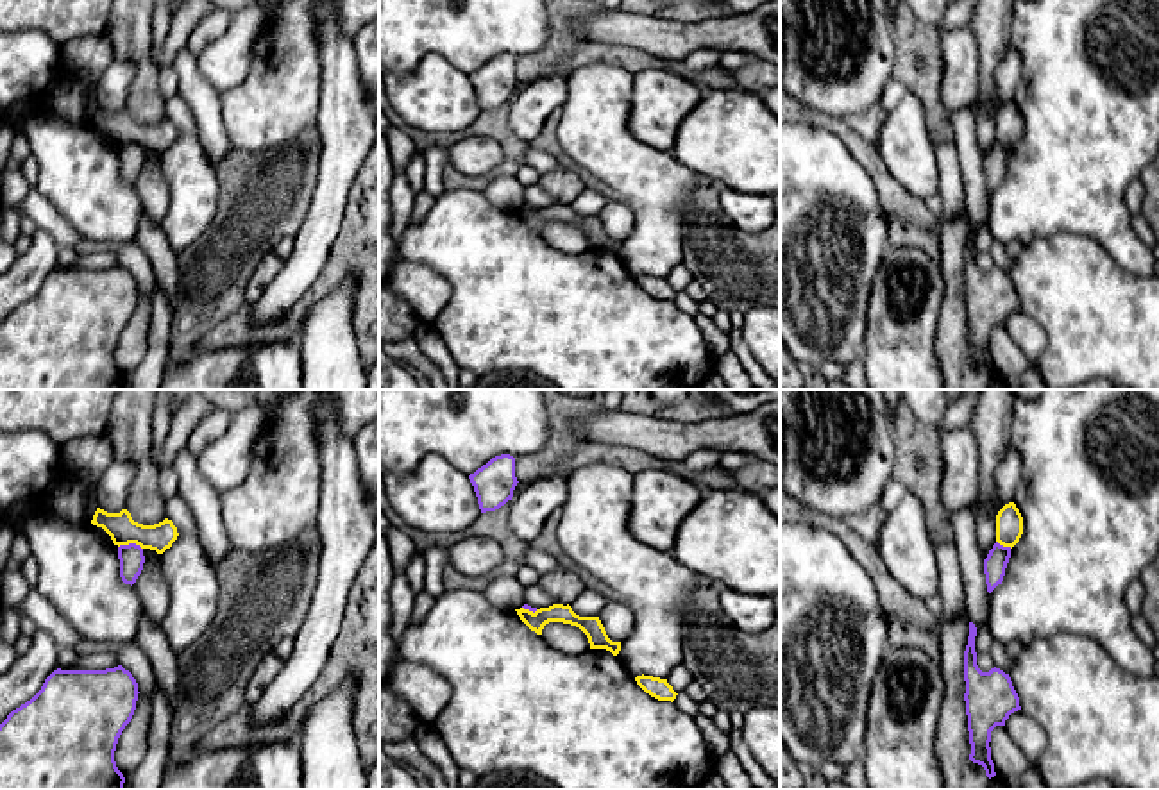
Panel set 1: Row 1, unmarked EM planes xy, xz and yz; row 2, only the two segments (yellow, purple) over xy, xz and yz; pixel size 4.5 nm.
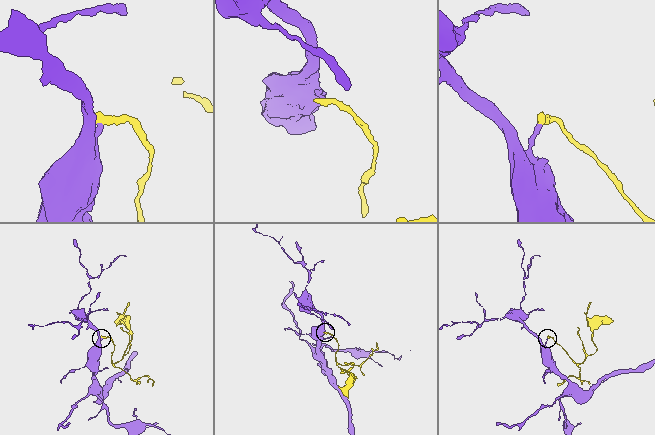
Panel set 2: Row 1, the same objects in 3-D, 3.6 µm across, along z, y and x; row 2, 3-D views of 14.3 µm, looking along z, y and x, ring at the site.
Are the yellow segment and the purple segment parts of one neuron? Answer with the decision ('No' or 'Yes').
No

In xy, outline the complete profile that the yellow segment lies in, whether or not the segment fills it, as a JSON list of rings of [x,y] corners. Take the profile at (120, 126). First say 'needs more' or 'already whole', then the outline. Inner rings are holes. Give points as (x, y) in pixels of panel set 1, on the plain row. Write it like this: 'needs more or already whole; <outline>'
already whole; [[[97,107],[93,125],[102,127],[114,145],[136,143],[141,148],[156,150],[163,154],[177,139],[179,132],[172,120],[165,118],[154,125],[143,125],[132,120],[127,109],[120,113],[107,113]]]

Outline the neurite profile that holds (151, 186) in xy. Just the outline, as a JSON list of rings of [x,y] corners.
[[[161,154],[143,163],[143,170],[132,184],[141,204],[143,213],[156,223],[161,223],[170,207],[170,188],[163,177]]]

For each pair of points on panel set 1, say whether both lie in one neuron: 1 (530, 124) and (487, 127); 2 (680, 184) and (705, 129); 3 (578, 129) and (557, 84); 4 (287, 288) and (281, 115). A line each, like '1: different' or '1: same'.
1: different
2: different
3: different
4: different

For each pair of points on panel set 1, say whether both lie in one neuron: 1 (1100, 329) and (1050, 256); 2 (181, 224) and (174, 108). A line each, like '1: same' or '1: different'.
1: same
2: same

